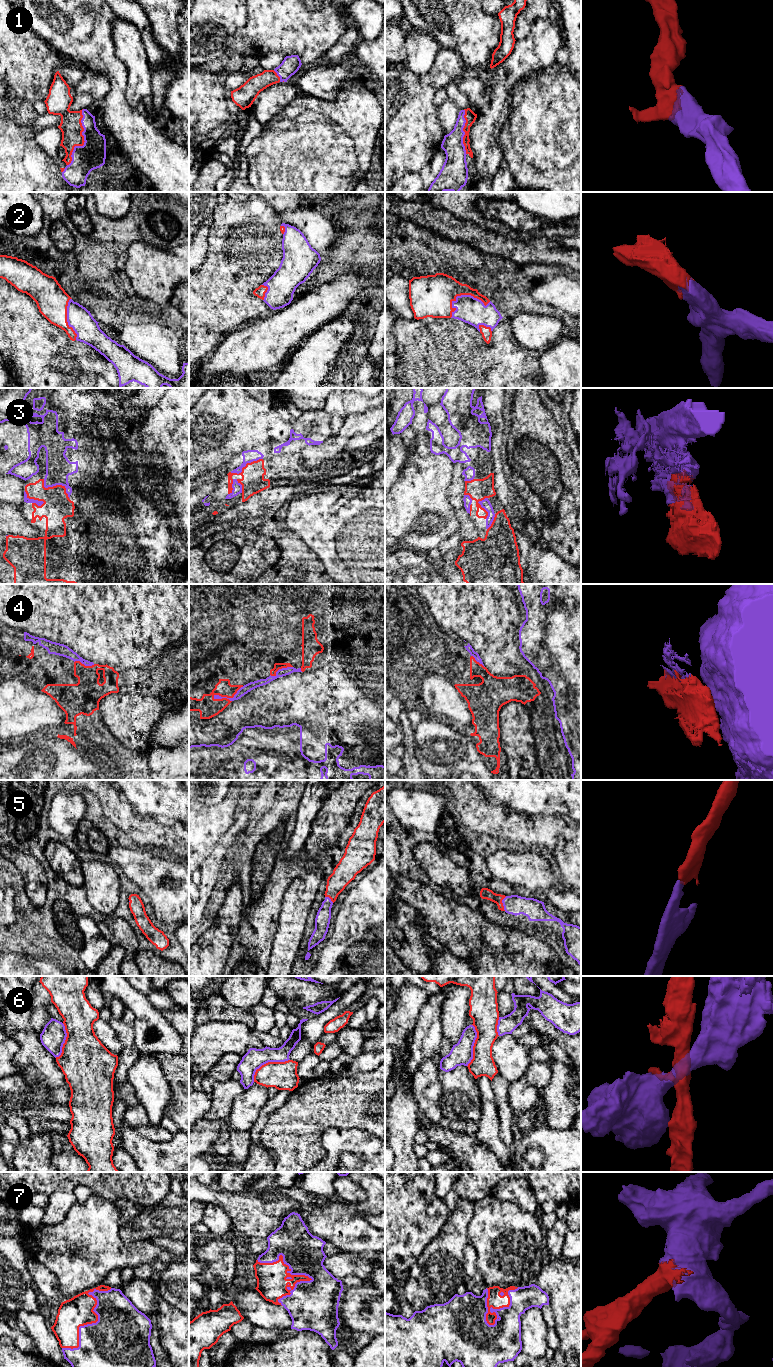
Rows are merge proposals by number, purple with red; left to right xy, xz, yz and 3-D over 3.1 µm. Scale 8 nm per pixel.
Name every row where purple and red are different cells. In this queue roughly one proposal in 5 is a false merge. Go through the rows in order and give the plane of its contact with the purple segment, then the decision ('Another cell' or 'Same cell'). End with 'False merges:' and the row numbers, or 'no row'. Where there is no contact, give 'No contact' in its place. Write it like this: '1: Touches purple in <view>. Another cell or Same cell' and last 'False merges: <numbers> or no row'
1: Touches purple in xy. Same cell
2: Touches purple in yz. Same cell
3: Touches purple in xy. Another cell
4: Touches purple in xz. Another cell
5: Touches purple in yz. Same cell
6: Touches purple in xz. Another cell
7: Touches purple in xz. Same cell
False merges: 3, 4, 6

